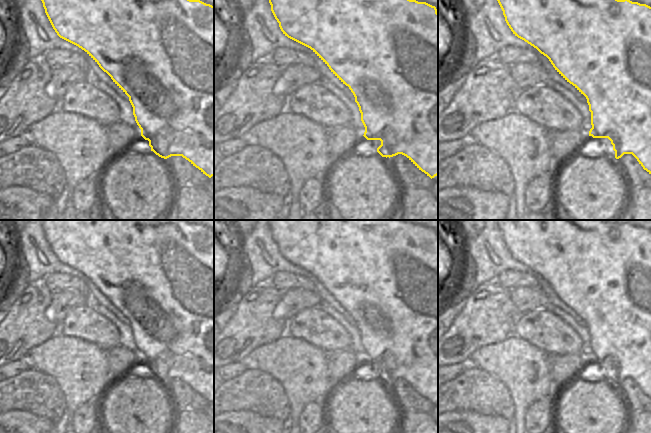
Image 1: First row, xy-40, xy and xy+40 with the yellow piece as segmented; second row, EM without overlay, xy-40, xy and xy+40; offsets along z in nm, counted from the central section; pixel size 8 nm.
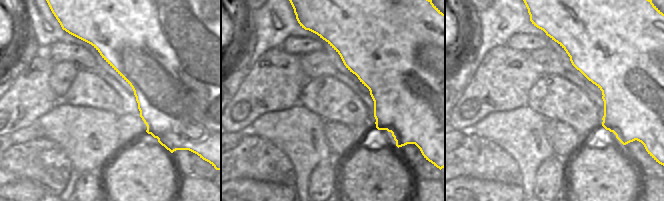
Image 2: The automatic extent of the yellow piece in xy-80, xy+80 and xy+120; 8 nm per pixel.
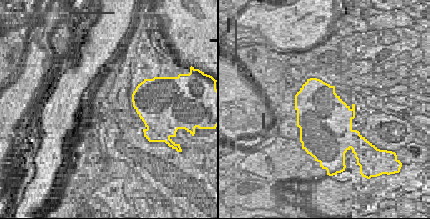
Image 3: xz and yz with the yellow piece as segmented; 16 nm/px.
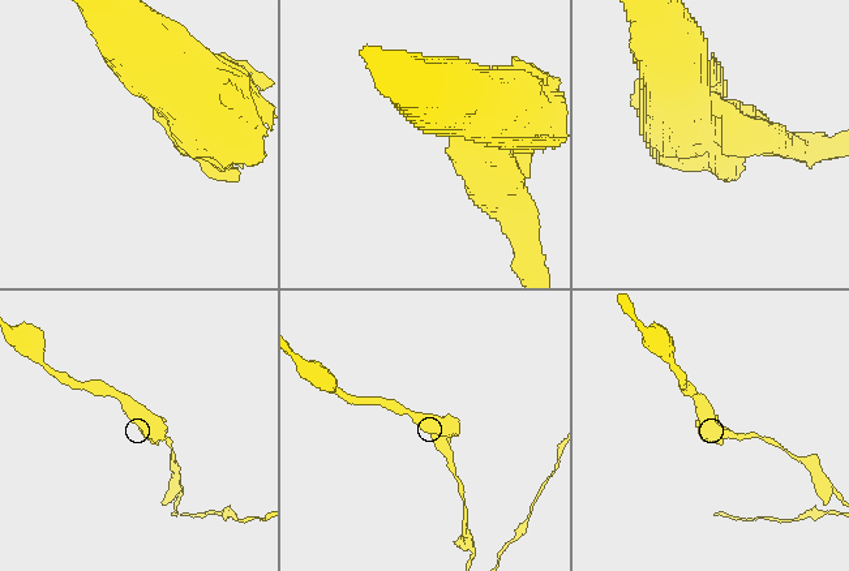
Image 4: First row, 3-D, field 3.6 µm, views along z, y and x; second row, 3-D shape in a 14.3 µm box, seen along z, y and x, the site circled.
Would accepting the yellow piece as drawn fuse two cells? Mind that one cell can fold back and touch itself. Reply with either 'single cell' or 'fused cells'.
fused cells

